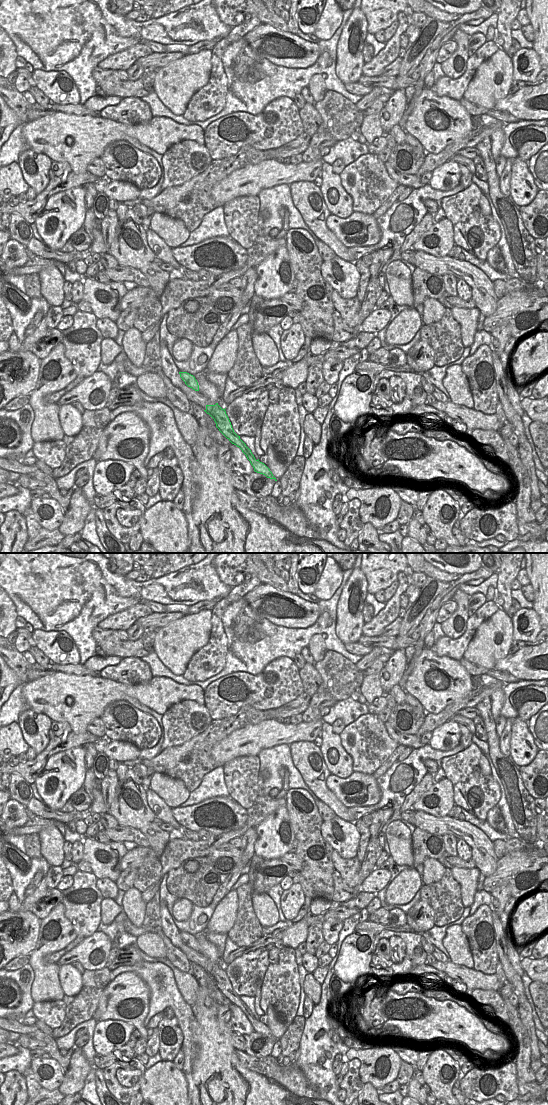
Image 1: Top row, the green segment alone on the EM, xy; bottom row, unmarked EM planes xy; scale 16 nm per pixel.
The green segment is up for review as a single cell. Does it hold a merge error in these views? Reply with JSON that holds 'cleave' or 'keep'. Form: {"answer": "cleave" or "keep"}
{"answer": "cleave"}

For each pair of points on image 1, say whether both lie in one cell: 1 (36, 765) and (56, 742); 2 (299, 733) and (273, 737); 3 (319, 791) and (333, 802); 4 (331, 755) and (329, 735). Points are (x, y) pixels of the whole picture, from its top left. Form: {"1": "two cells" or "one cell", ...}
{"1": "one cell", "2": "one cell", "3": "one cell", "4": "one cell"}

